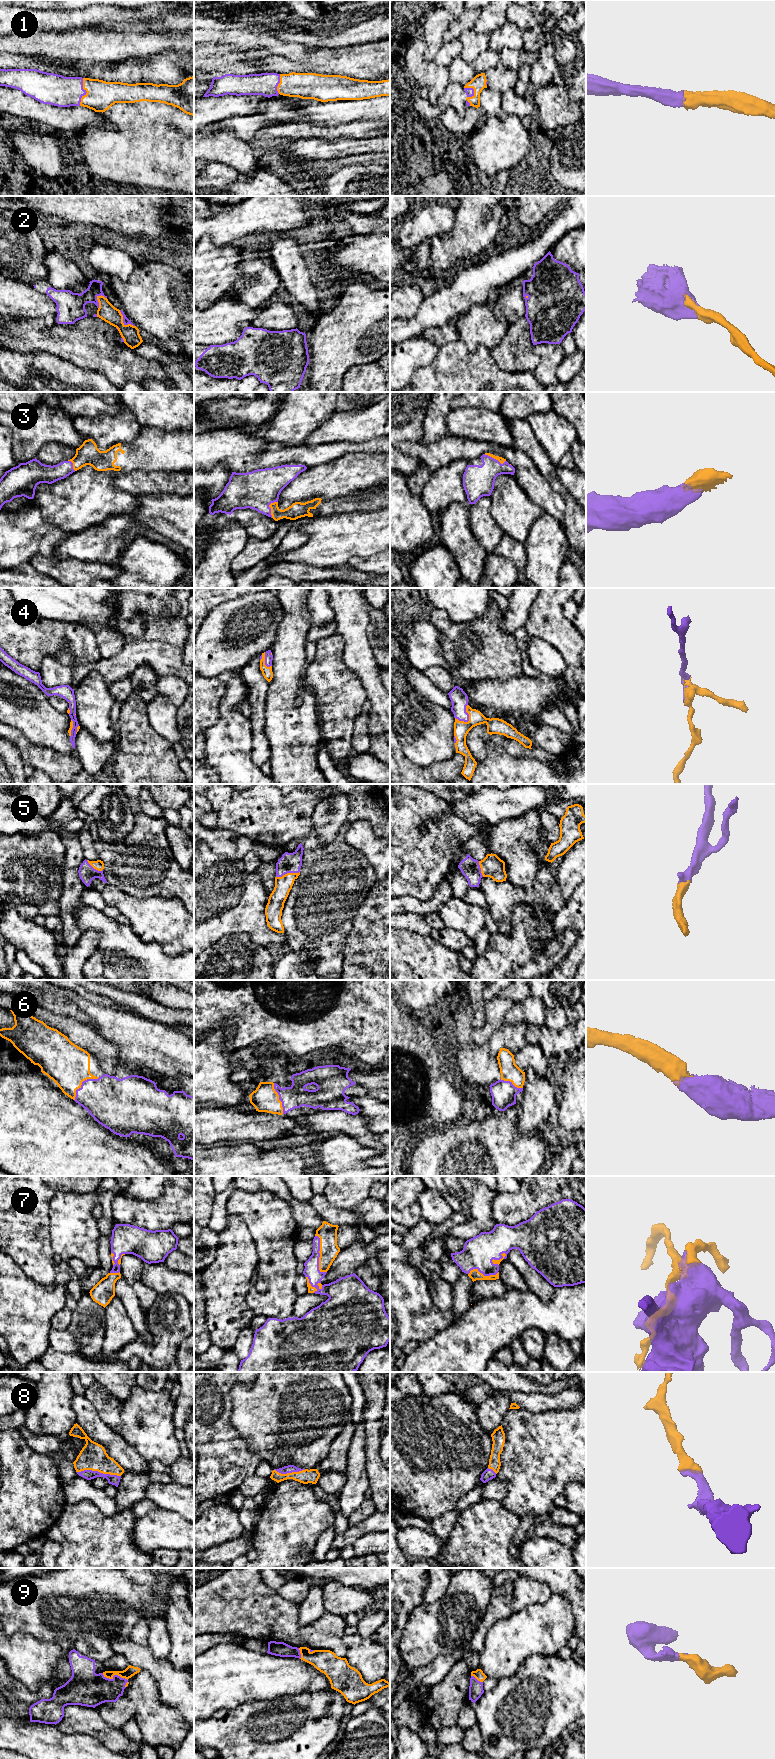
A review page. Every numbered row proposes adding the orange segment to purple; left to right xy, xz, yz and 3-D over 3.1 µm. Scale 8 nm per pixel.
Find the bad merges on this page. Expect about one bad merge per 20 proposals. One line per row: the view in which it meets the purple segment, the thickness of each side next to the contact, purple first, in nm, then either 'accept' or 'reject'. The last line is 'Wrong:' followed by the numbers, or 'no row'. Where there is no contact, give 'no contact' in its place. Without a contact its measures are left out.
1: contact in xy; calibres 240 and 240 nm; accept
2: contact in xy; calibres 60 and 140 nm; accept
3: contact in xz; calibres 300 and 130 nm; accept
4: contact in yz; calibres 140 and 130 nm; accept
5: contact in xz; calibres 160 and 140 nm; accept
6: contact in xy; calibres 380 and 340 nm; accept
7: contact in xz; calibres 120 and 150 nm; accept
8: contact in xy; calibres 80 and 220 nm; accept
9: contact in xy; calibres 280 and 90 nm; accept
Wrong: no row

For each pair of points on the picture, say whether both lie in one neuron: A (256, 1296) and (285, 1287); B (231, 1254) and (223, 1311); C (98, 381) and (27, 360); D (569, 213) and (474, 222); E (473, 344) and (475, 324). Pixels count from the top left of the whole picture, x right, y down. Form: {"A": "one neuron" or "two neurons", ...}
{"A": "one neuron", "B": "one neuron", "C": "one neuron", "D": "two neurons", "E": "one neuron"}

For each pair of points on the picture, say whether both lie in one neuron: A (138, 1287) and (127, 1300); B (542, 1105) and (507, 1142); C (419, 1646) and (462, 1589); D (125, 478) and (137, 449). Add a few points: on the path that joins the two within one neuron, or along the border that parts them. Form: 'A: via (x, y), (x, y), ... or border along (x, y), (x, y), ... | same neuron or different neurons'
A: border along (132, 1286), (139, 1304), (146, 1311) | different neurons
B: border along (516, 1123), (517, 1128), (523, 1133), (540, 1133) | different neurons
C: via (432, 1632), (461, 1603) | same neuron
D: border along (120, 470), (126, 472), (137, 470), (150, 471) | different neurons

